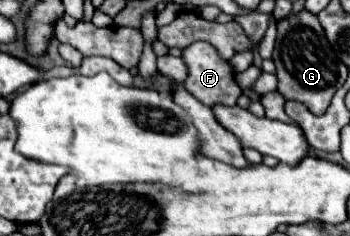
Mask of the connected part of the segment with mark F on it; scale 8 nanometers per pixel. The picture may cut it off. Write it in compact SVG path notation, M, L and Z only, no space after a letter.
M193 42L191 46L183 48L181 54L185 66L187 66L187 80L185 88L203 104L213 106L213 104L237 104L237 98L241 96L241 86L235 82L235 72L231 70L231 64L217 54L217 48L211 46L209 42Z

